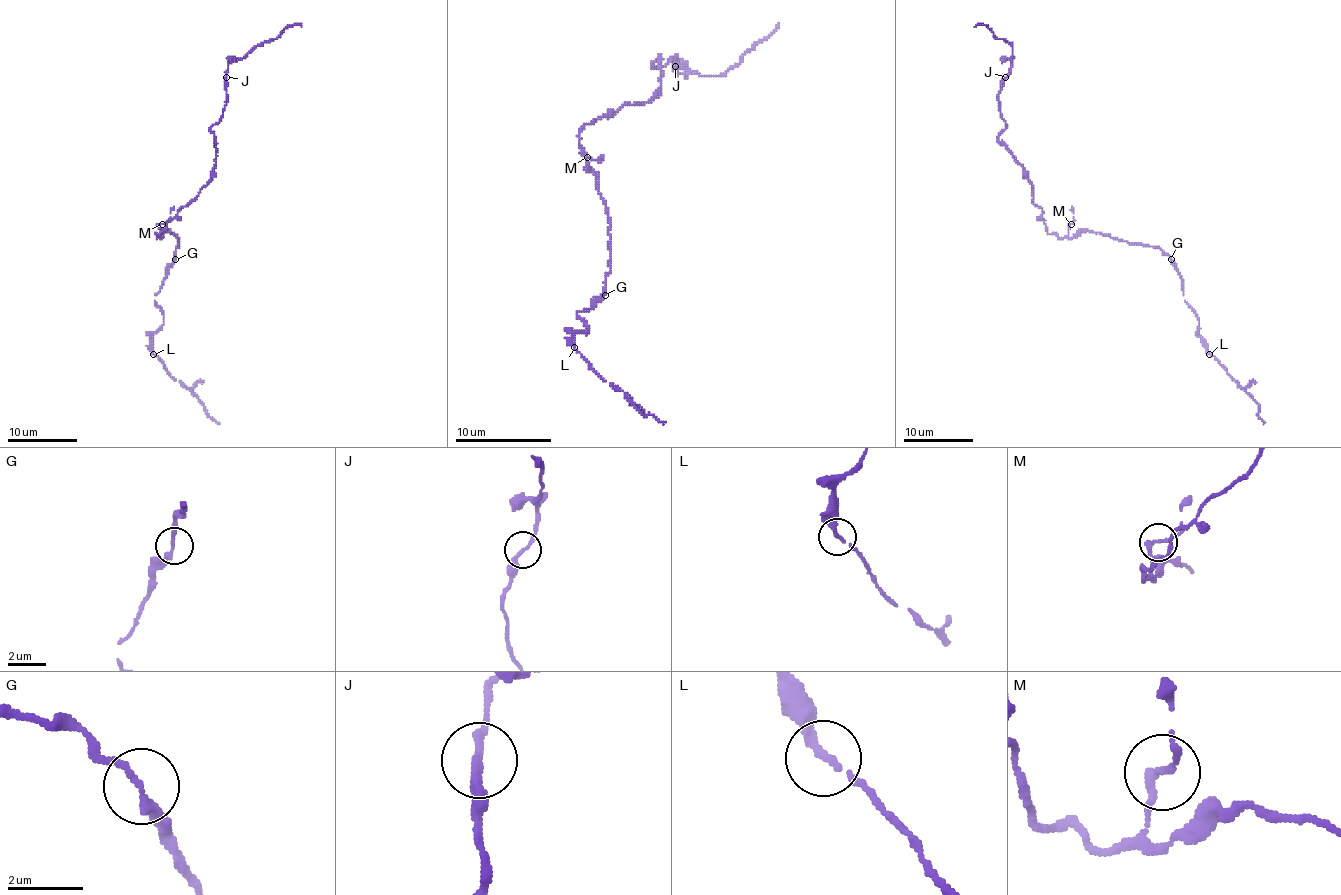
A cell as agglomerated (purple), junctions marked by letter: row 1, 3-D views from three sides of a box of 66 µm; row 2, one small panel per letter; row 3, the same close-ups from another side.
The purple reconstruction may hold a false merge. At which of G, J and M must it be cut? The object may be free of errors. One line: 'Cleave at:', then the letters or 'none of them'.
Cleave at: none of them

